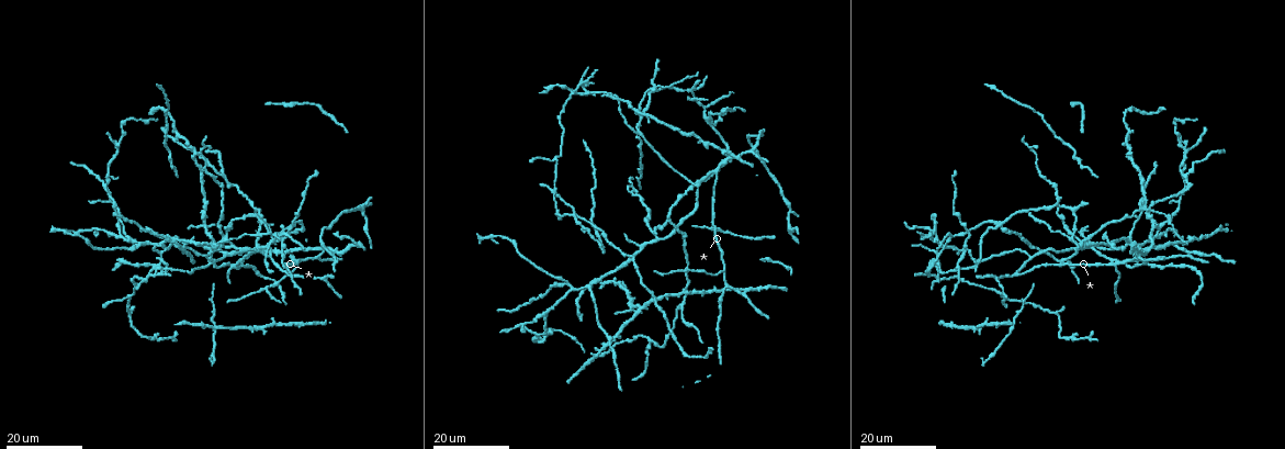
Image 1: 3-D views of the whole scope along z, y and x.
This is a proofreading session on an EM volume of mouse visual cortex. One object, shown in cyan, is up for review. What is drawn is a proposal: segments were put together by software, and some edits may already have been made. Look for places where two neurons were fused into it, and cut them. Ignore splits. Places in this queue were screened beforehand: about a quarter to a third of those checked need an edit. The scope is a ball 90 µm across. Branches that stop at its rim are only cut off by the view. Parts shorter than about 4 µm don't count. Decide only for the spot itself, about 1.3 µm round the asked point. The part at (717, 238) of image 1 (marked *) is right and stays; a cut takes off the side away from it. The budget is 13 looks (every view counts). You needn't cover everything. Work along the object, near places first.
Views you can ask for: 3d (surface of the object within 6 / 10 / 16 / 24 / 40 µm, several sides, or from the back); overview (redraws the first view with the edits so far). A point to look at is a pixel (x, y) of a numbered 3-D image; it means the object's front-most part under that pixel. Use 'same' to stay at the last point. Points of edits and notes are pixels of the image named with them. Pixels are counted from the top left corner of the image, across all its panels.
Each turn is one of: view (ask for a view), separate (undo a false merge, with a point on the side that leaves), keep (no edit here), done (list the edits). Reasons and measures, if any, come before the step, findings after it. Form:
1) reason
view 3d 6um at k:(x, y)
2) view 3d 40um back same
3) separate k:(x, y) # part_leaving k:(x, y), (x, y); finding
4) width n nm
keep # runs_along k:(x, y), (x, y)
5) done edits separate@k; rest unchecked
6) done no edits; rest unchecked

side arm on a straight run
view 3d 24um at 1:(1093, 246)

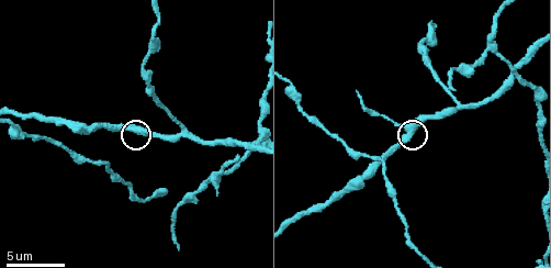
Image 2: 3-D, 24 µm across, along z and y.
zoom in
view 3d 6um at 2:(129, 128)

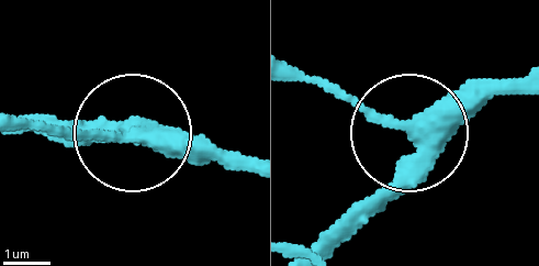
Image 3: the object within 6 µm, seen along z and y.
width 390 nm
keep # one neuron here

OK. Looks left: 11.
three-way junction
view 3d 24um at 1:(704, 104)

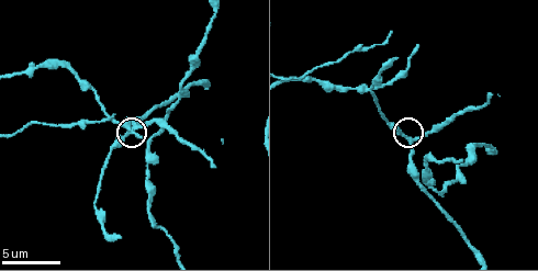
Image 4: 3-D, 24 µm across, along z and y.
view 3d 10um at 4:(411, 141)

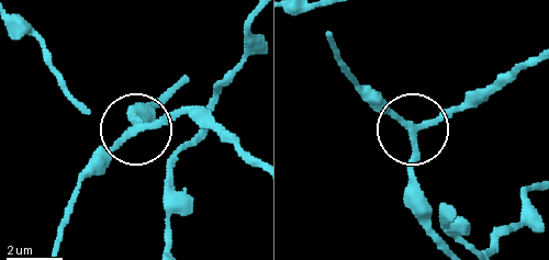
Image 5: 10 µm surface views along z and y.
arms 3
keep # runs_along 5:(447, 242), (430, 222), (414, 172), (414, 137), (469, 109); all the same neuron

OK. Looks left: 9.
arms part here
view 3d 16um at 1:(1034, 256)

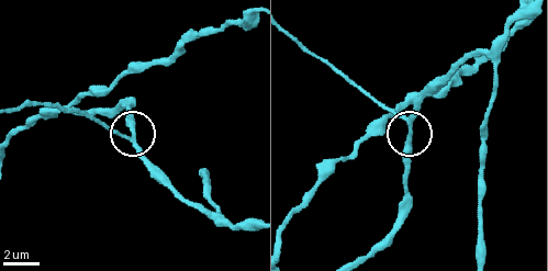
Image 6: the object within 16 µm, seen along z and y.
view 3d 10um at 6:(409, 124)

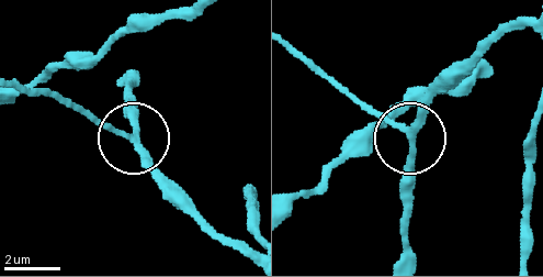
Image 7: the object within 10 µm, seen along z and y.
width 200 nm
keep # runs_along 7:(525, 30), (497, 36), (433, 100), (413, 143), (413, 197); one neuron here

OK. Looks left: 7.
three-way junction
view 3d 10um at 2:(247, 153)

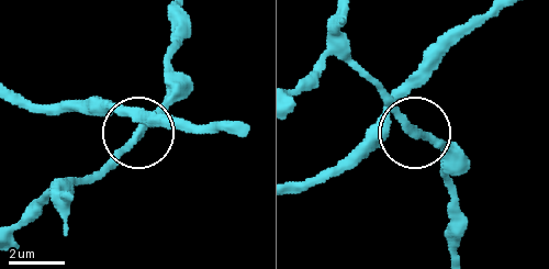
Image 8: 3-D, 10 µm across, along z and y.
view 3d 10um back at 8:(140, 135)

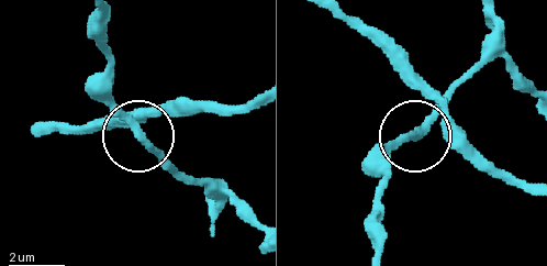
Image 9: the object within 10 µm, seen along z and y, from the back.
width 220 nm
keep # all the same neuron

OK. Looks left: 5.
branch point
view 3d 16um at 1:(585, 93)

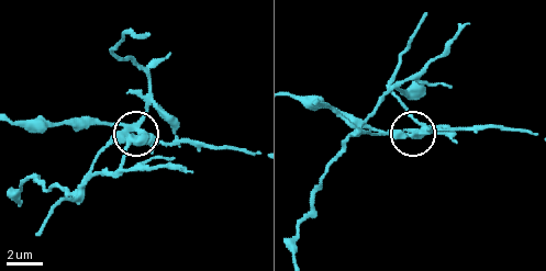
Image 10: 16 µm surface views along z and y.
zoom in
view 3d 6um at 10:(416, 136)

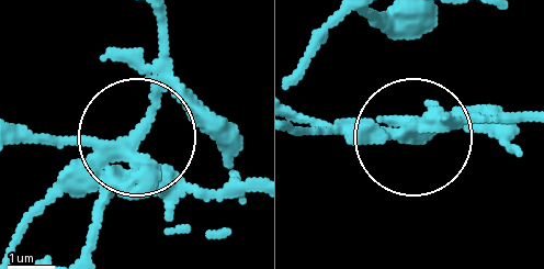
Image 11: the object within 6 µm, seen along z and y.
side_arm 12 um
separate 11:(54, 190) # part_leaving 11:(112, 157), (80, 169), (18, 241); two neurons meet here

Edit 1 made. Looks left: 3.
redraw
view overview

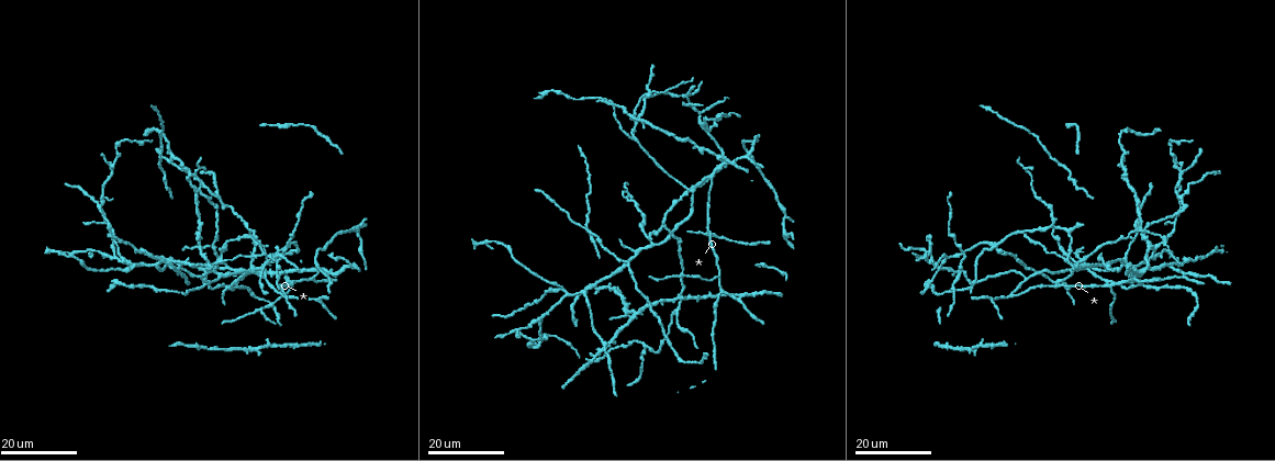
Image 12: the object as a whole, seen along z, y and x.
three-way junction
view 3d 24um at 12:(280, 250)

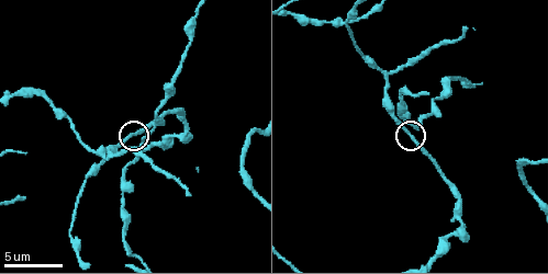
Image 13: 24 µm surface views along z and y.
zoom in
view 3d 6um at 13:(130, 135)

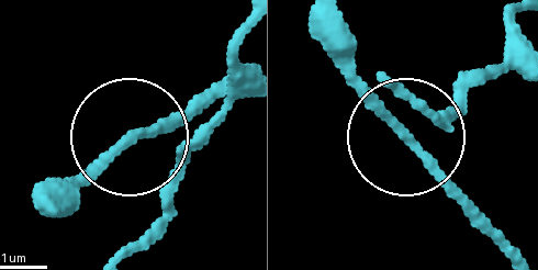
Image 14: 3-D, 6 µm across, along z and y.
keep # runs_along 14:(516, 251), (413, 137), (477, 79); all the same neuron

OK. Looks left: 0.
done edits separate@11; rest unchecked

